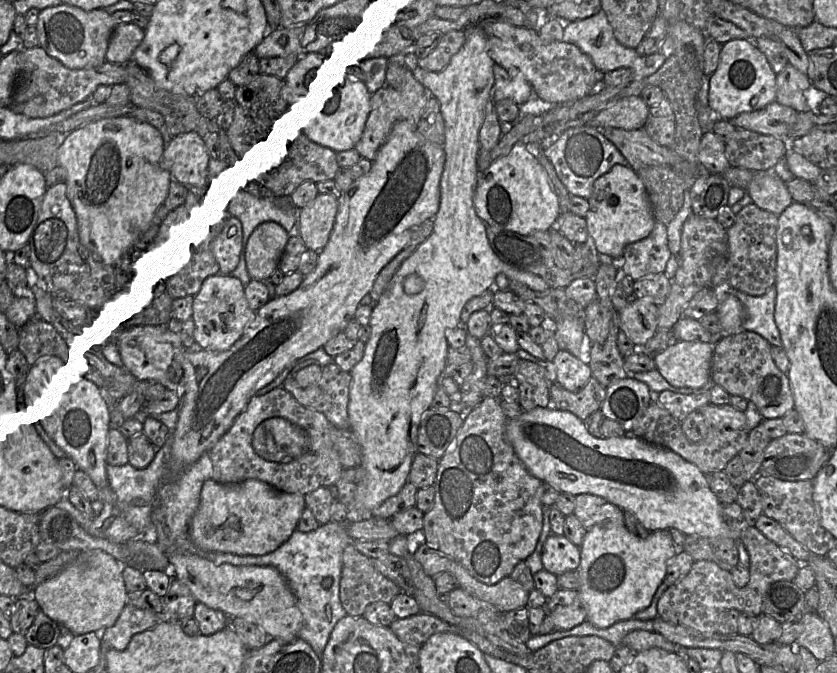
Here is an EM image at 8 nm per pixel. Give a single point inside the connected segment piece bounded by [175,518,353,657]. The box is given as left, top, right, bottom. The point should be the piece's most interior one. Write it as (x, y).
(311, 562)

